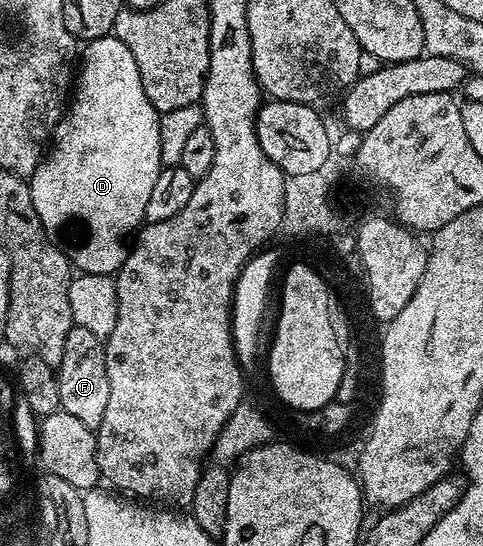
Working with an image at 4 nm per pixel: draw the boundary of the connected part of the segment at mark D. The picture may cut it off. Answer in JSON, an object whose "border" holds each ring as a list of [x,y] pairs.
{"border":[[[112,34],[92,40],[84,48],[87,49],[81,52],[83,69],[77,72],[69,115],[59,121],[53,133],[53,143],[40,160],[37,171],[30,176],[29,183],[33,206],[41,222],[52,233],[63,235],[62,243],[72,265],[88,276],[111,278],[122,268],[127,257],[127,235],[144,223],[149,194],[157,183],[160,168],[164,167],[159,129],[161,114],[153,102],[149,102],[145,86],[141,86],[137,62],[133,62],[133,54],[129,54],[129,46],[125,46],[125,42]]]}

